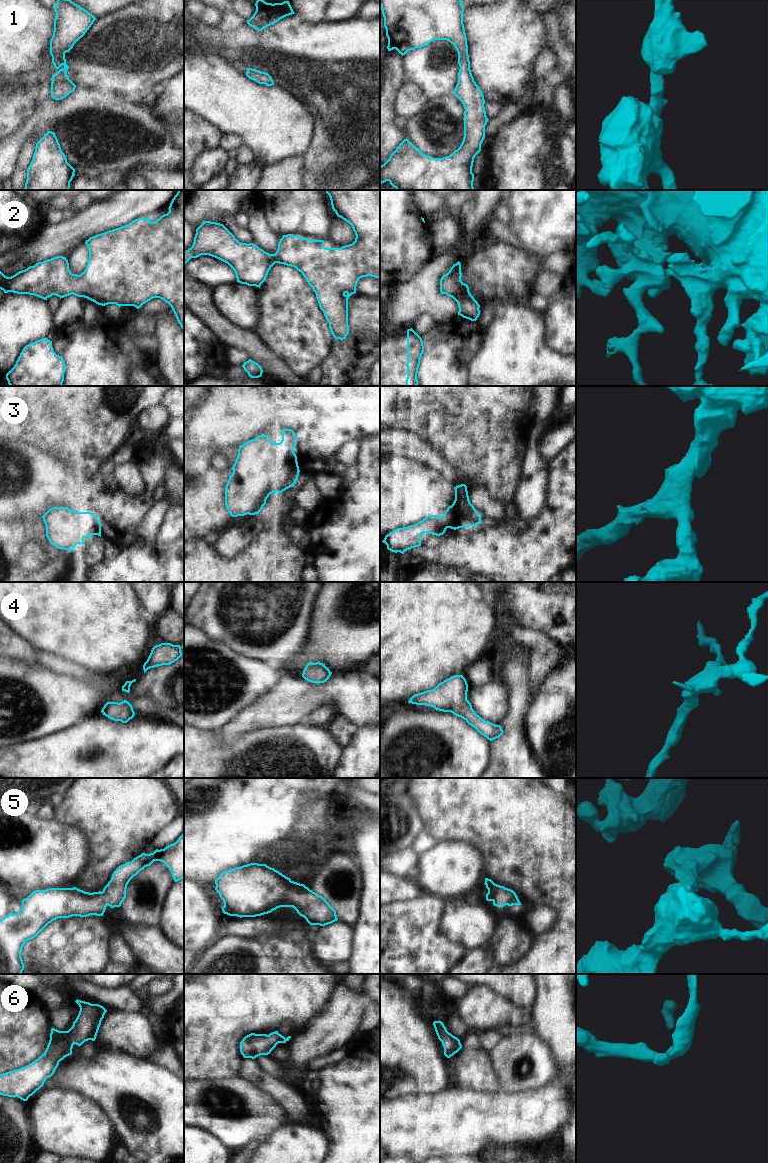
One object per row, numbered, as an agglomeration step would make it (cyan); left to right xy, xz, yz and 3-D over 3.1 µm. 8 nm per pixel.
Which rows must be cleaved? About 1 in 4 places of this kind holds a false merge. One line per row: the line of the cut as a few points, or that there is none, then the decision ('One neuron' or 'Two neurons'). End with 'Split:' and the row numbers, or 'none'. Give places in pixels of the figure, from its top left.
1: No split. One neuron
2: No split. One neuron
3: No split. One neuron
4: No split. One neuron
5: No split. One neuron
6: No split. One neuron
Split: none

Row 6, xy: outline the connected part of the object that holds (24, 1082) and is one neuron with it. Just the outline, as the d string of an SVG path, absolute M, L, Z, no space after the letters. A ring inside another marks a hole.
M78 999L75 1002L80 1011L72 1027L68 1031L52 1028L47 1048L38 1059L20 1069L0 1074L0 1095L27 1101L54 1074L59 1062L72 1054L74 1044L81 1046L85 1041L95 1041L107 1010L99 1004Z

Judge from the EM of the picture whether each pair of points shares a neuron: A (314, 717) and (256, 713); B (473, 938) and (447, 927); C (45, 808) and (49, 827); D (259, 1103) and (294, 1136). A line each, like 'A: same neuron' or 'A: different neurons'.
A: different neurons
B: same neuron
C: different neurons
D: different neurons

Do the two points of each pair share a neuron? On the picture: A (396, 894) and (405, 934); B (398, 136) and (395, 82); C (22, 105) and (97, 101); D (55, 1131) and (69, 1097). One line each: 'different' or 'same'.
A: different
B: same
C: different
D: same

